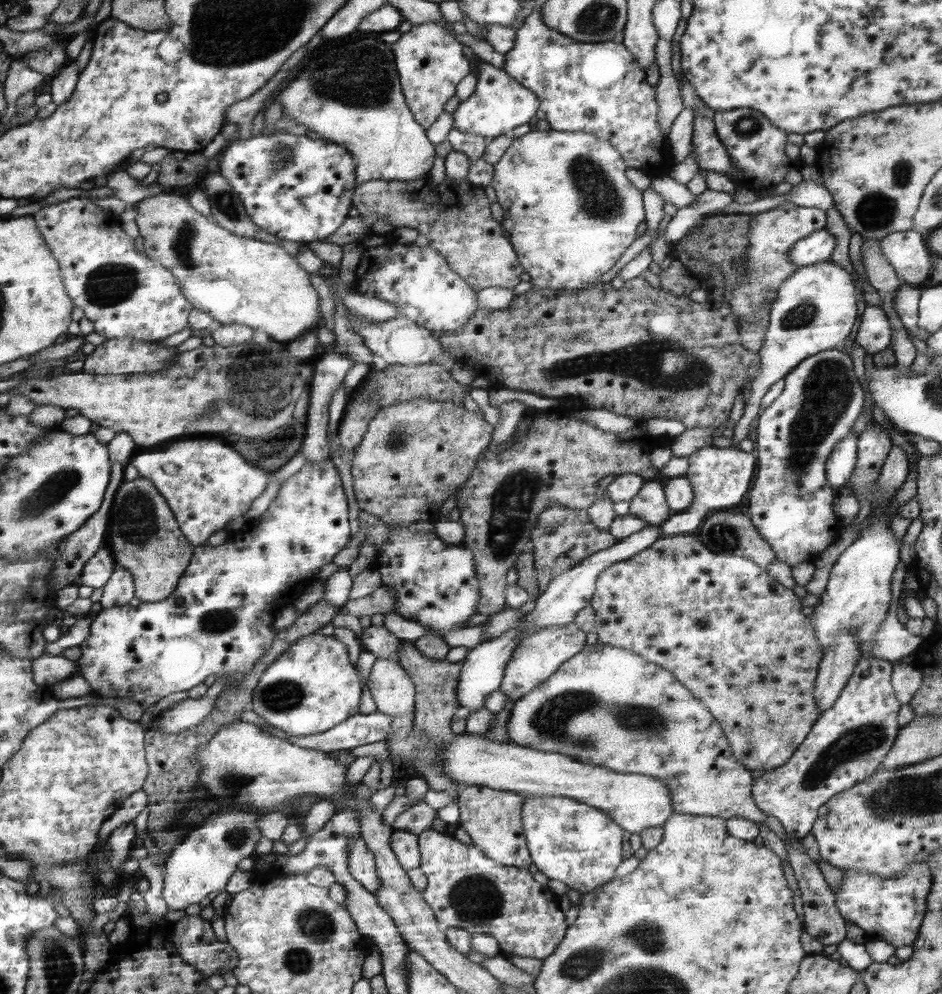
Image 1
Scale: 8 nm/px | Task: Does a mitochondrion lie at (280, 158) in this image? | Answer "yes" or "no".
yes

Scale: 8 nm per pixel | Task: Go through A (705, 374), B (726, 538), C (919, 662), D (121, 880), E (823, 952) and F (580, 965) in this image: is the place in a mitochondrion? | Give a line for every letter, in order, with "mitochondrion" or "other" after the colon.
A: mitochondrion
B: mitochondrion
C: other
D: other
E: other
F: mitochondrion

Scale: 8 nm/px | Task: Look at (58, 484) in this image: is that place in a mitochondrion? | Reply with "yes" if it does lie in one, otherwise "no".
yes

